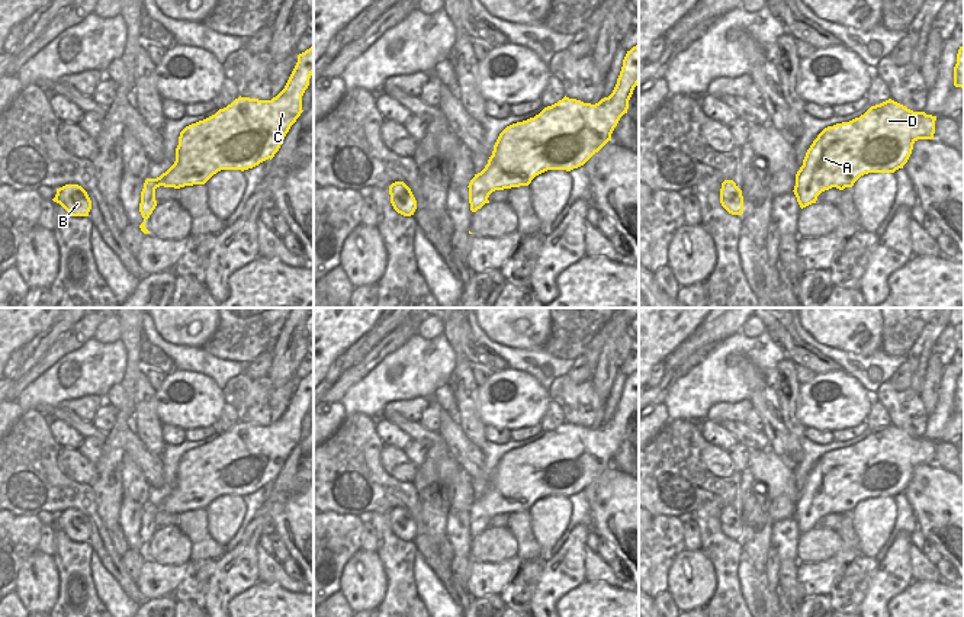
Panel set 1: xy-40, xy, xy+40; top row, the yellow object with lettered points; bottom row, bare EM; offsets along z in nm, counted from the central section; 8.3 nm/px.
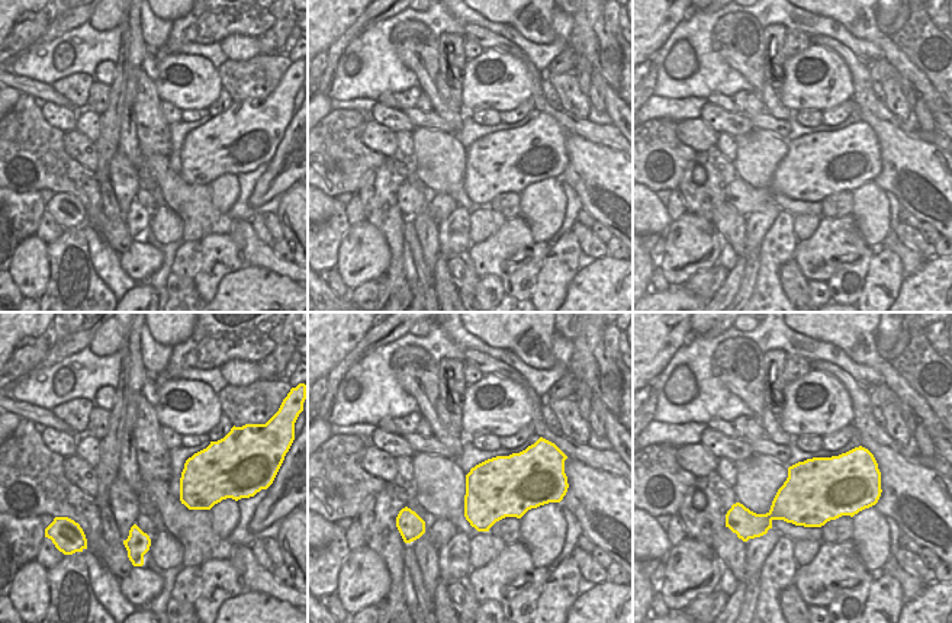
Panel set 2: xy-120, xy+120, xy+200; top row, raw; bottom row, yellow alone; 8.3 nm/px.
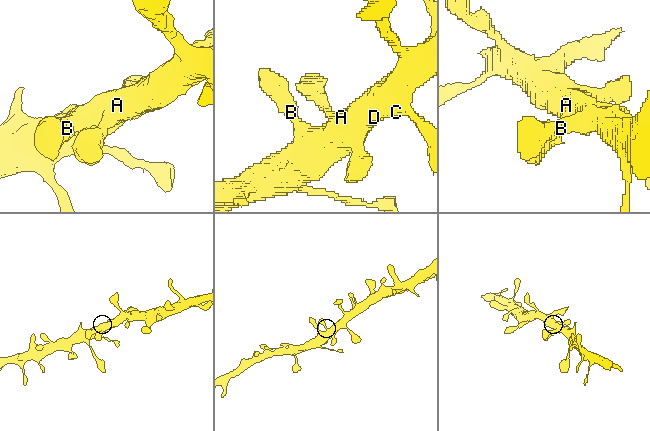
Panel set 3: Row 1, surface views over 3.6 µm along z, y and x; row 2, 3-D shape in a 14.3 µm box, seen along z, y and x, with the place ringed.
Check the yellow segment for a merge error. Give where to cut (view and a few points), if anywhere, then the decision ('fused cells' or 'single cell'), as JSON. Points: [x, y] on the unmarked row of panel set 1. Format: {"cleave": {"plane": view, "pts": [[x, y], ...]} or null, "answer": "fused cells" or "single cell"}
{"cleave": null, "answer": "single cell"}

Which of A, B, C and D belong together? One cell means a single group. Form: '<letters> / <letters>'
A B C D

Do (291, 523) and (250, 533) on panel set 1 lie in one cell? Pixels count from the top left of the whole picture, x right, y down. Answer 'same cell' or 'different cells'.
different cells

